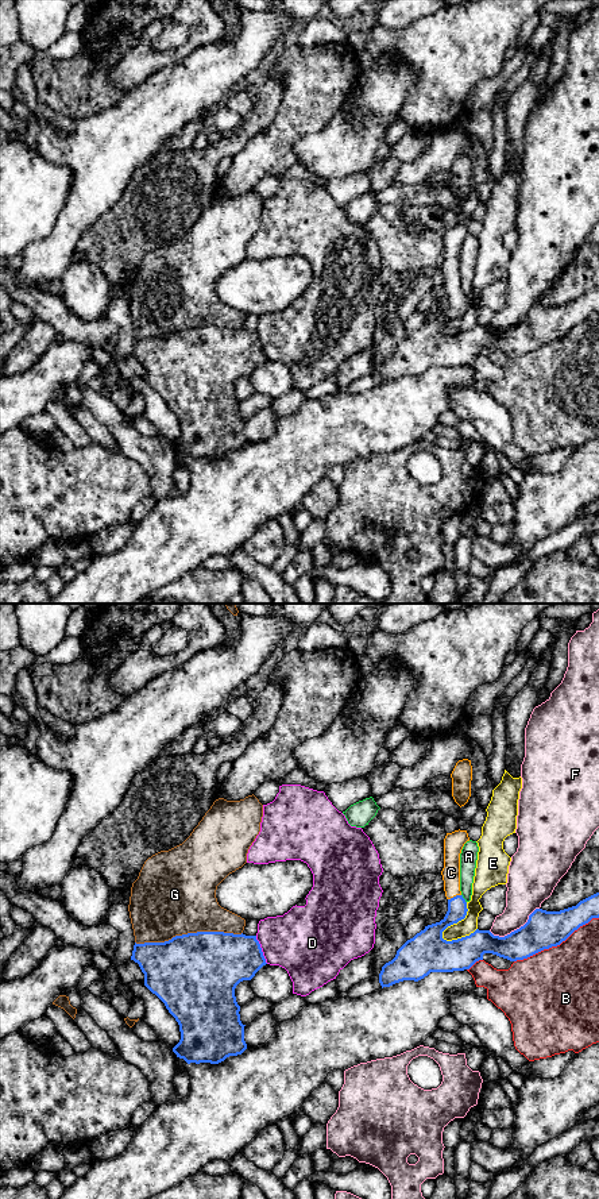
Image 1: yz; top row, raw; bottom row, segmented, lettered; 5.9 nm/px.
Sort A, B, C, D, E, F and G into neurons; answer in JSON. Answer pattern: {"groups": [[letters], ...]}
{"groups": [["A"], ["B"], ["C"], ["D"], ["E"], ["F"], ["G"]]}

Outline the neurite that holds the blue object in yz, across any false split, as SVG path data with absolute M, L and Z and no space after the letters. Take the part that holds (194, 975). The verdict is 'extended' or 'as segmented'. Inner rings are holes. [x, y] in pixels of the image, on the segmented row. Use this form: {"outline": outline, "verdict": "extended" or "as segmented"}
{"outline": "M197 932L165 942L135 942L131 960L144 974L144 986L165 1003L179 1025L181 1040L173 1048L177 1057L188 1064L219 1064L247 1049L246 1025L240 1021L235 988L267 964L256 936Z", "verdict": "as segmented"}

